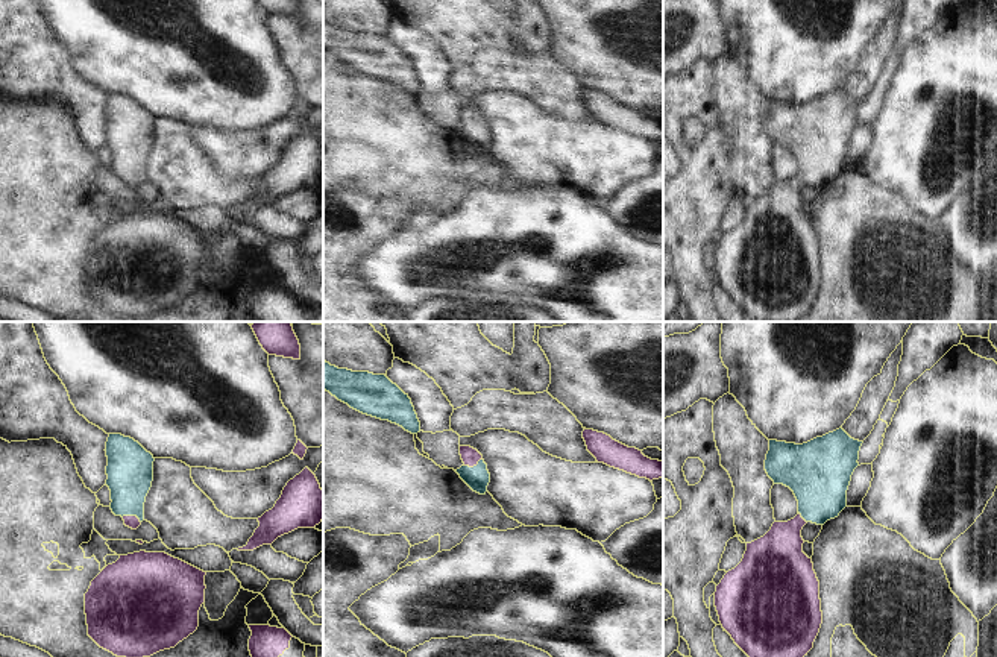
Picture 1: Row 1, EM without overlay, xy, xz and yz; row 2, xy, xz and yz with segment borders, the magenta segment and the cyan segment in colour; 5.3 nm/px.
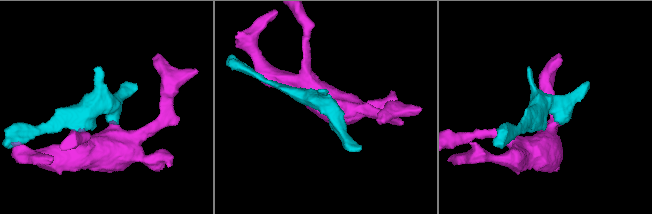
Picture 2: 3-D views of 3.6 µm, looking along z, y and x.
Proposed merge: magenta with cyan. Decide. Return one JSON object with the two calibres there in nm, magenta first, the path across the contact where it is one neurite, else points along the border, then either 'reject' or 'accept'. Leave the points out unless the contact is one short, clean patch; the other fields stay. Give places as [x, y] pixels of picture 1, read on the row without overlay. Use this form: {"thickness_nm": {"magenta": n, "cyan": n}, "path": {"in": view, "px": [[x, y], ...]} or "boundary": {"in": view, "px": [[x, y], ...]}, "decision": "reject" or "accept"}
{"thickness_nm": {"magenta": 70, "cyan": 240}, "path": {"in": "xy", "px": [[132, 182], [132, 176], [129, 129]]}, "decision": "accept"}

